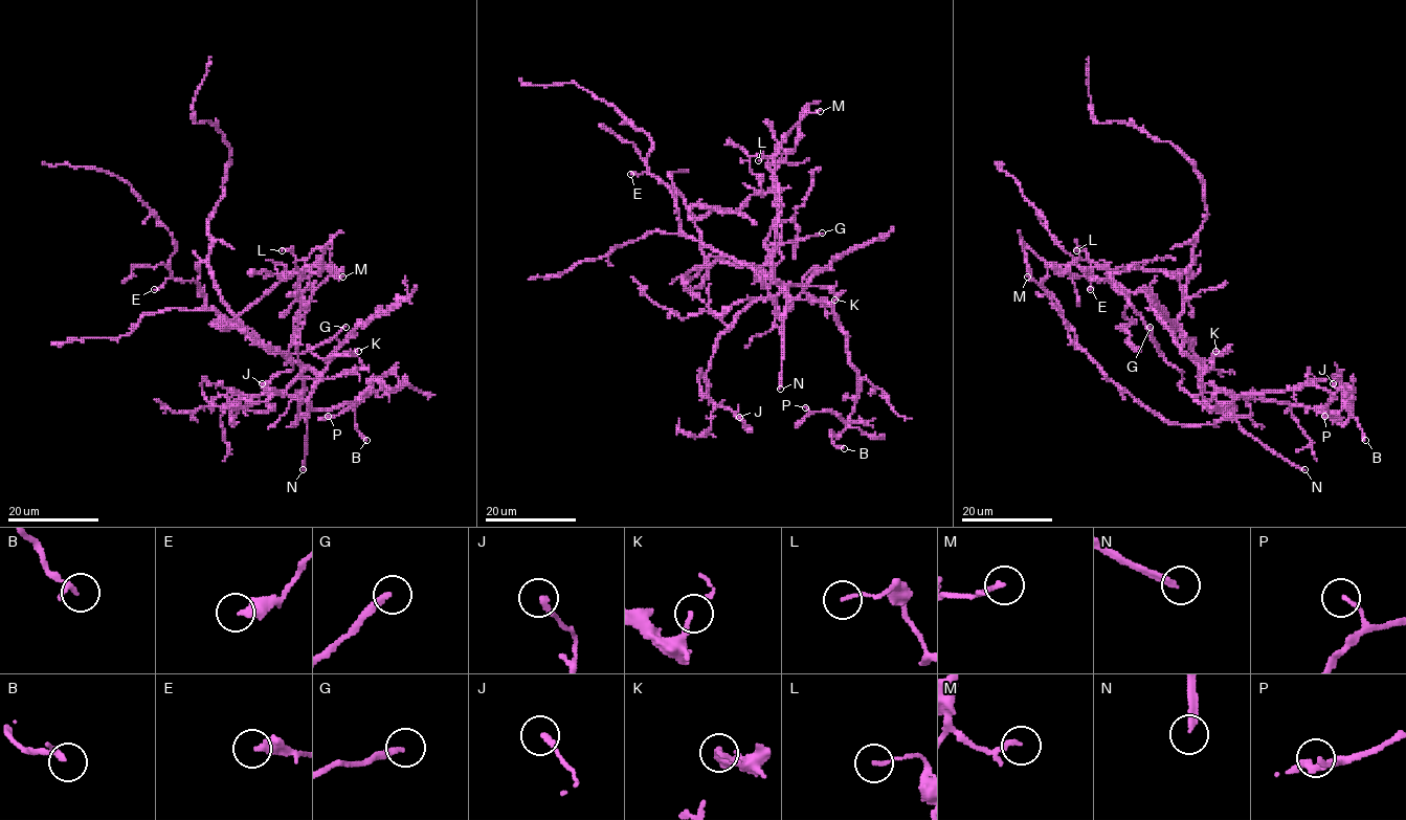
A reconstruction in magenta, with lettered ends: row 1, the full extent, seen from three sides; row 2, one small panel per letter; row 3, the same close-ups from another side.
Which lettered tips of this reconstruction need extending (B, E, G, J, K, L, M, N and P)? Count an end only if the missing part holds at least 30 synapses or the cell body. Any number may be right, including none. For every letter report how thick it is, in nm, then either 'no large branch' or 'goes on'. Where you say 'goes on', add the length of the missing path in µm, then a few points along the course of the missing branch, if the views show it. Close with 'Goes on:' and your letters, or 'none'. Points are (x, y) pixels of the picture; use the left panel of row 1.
B: 200 nm thick; no large branch
E: 380 nm thick; no large branch
G: 200 nm thick; goes on; about 30 µm are missing; missing branch runs (346, 327), (350, 306), (365, 298), (378, 302), (396, 290), (409, 273)
J: 240 nm thick; no large branch
K: 150 nm thick; no large branch
L: 130 nm thick; no large branch
M: 180 nm thick; no large branch
N: 220 nm thick; goes on; about 90 µm are missing; missing branch runs (303, 469), (312, 484), (298, 468), (297, 444), (306, 368), (312, 355), (309, 327)
P: 140 nm thick; no large branch
Goes on: G, N

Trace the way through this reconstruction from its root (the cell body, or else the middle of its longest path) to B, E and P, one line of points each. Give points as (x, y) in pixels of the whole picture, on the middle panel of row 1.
B: (766, 274), (795, 284), (793, 297), (825, 302), (846, 334), (858, 392), (849, 424), (831, 435), (844, 448)
E: (766, 274), (686, 238), (679, 227), (678, 208), (671, 191), (646, 173), (630, 174)
P: (766, 274), (795, 284), (786, 288), (793, 297), (825, 302), (846, 334), (858, 381), (849, 423), (805, 407)

